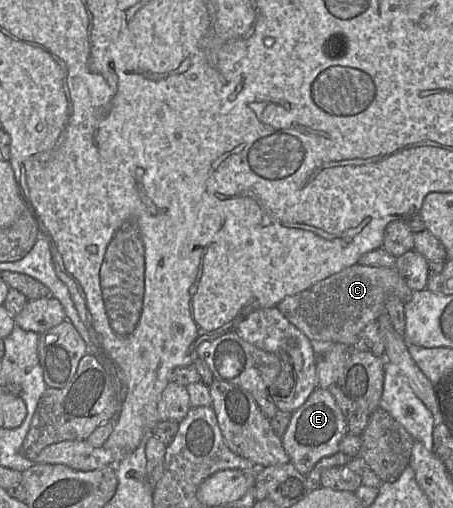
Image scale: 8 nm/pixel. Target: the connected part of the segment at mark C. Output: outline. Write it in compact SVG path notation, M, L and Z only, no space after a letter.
M356 263L302 292L284 298L276 307L310 340L331 341L350 347L365 326L385 312L389 297L396 296L407 303L412 294L413 291L395 267L373 267Z

